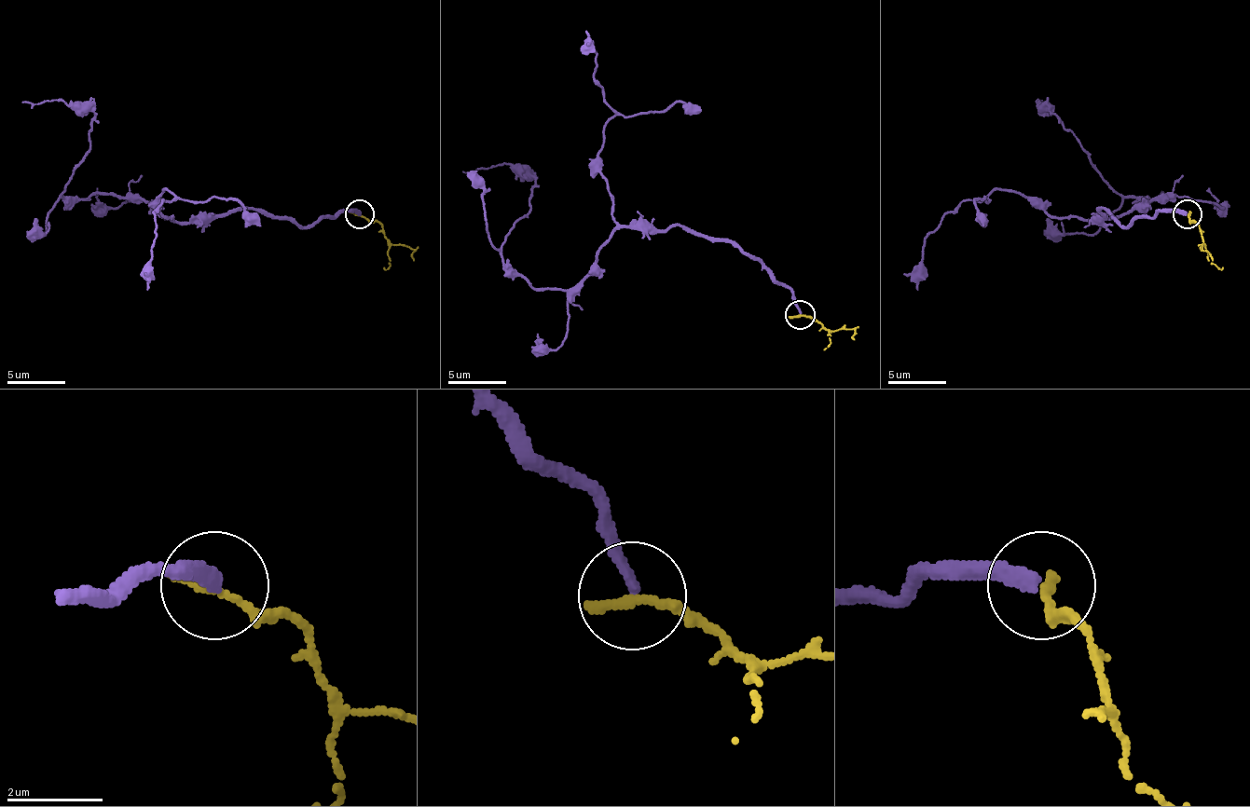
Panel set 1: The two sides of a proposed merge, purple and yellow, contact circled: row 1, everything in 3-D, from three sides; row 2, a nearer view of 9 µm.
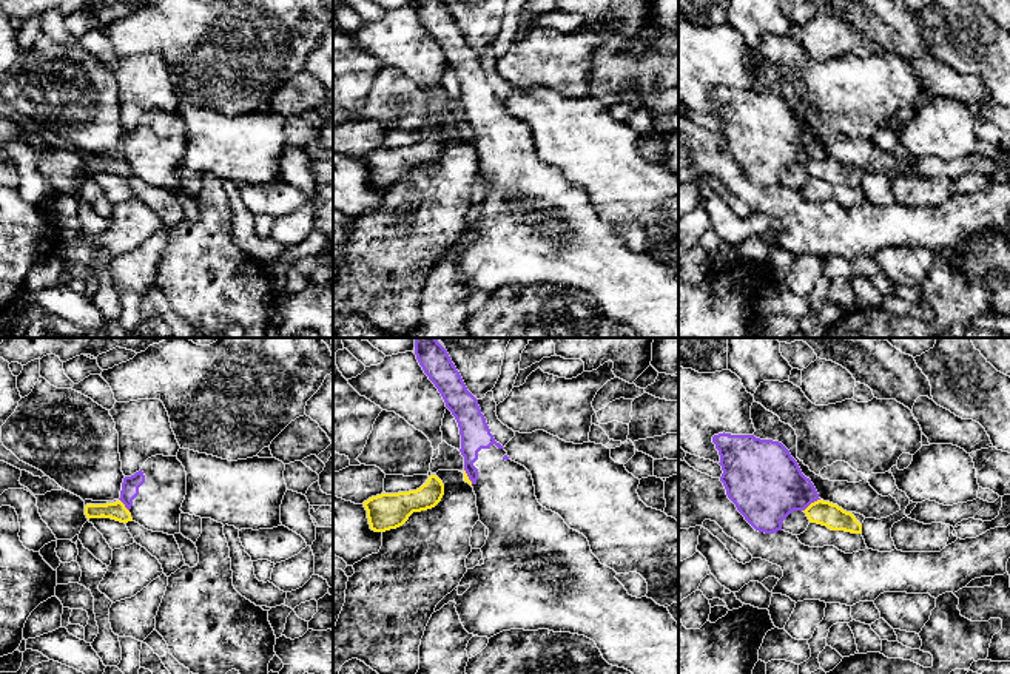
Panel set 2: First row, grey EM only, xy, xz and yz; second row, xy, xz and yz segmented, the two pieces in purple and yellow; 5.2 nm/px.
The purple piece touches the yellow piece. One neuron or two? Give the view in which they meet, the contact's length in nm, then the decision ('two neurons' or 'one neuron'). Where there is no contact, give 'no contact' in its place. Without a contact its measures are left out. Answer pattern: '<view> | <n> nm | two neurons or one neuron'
yz | 110 nm | two neurons

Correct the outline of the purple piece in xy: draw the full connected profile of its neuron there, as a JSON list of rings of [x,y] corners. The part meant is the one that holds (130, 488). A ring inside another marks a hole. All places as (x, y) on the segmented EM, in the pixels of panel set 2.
[[[156,455],[142,469],[125,477],[120,501],[133,521],[148,531],[180,532],[180,507],[187,495],[187,472],[177,457]]]

